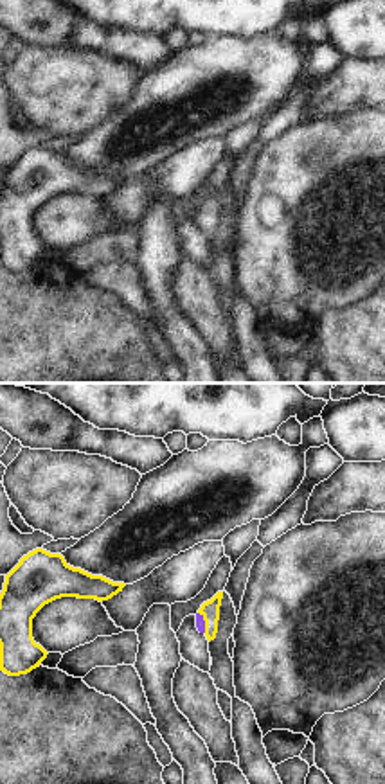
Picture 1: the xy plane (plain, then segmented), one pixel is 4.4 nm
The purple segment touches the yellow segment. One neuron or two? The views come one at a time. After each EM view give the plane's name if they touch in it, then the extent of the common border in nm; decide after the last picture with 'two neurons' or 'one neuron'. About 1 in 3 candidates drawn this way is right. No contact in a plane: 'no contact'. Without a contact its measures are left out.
contact in xy; length 100 nm

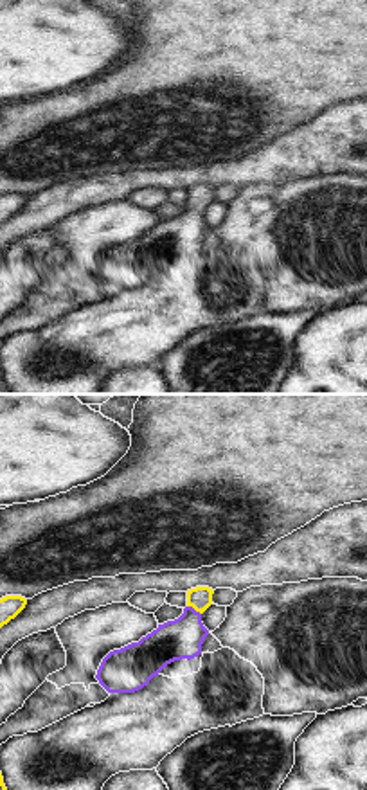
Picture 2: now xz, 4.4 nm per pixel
contact in xz; length 80 nm

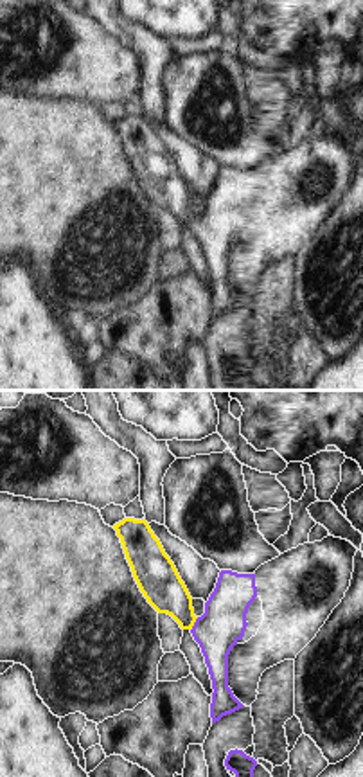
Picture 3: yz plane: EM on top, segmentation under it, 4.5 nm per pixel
contact in yz; length 70 nm

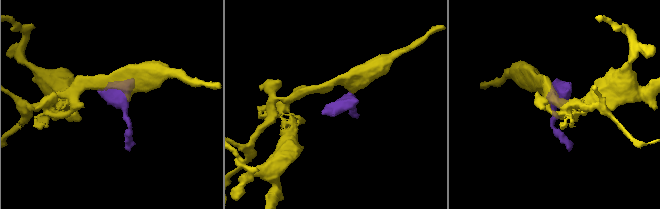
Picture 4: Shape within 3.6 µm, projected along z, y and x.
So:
one neuron

